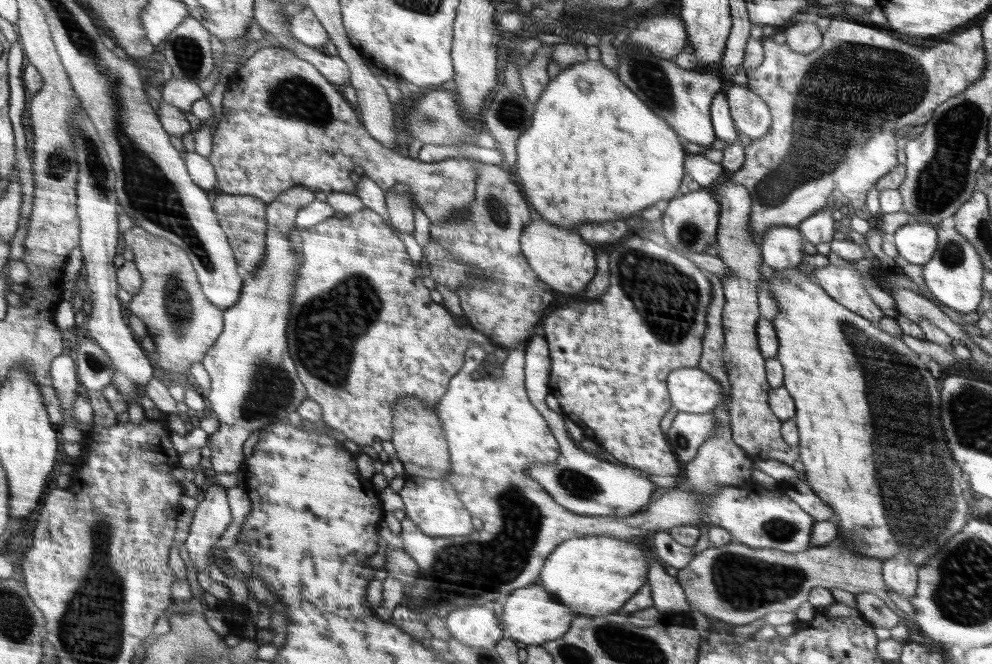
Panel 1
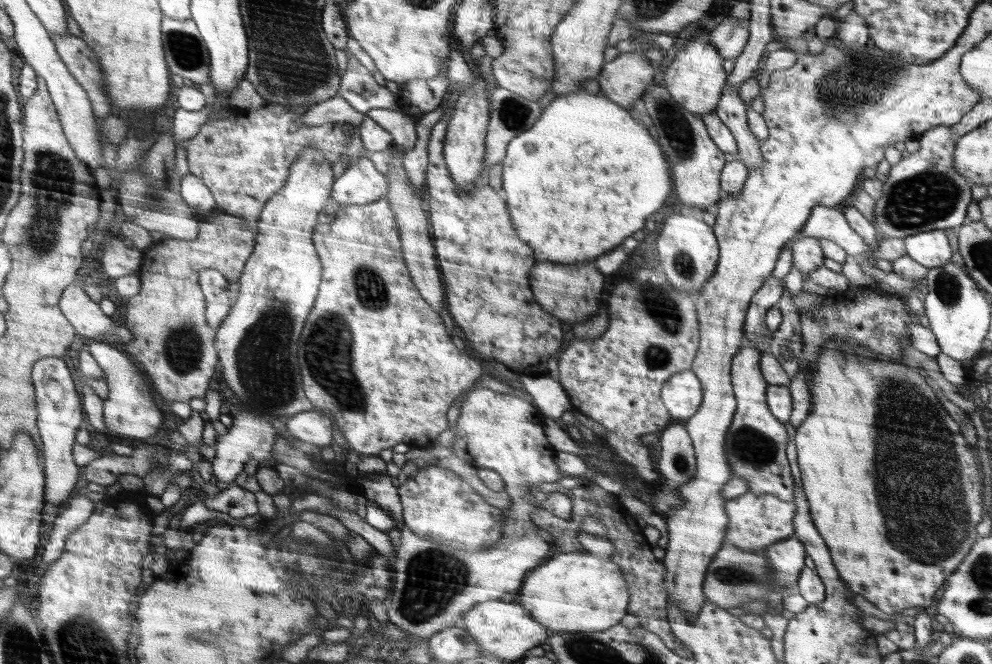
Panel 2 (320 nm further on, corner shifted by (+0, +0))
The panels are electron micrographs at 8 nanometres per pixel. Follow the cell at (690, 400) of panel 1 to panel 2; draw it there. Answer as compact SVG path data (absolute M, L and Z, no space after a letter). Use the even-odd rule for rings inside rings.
M692 370L672 375L664 383L662 401L678 421L691 419L702 406L703 383Z

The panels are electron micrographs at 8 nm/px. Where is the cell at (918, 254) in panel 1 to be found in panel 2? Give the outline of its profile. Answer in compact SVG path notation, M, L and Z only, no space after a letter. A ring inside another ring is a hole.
M930 230L903 239L907 255L927 269L944 266L954 256L944 231Z

